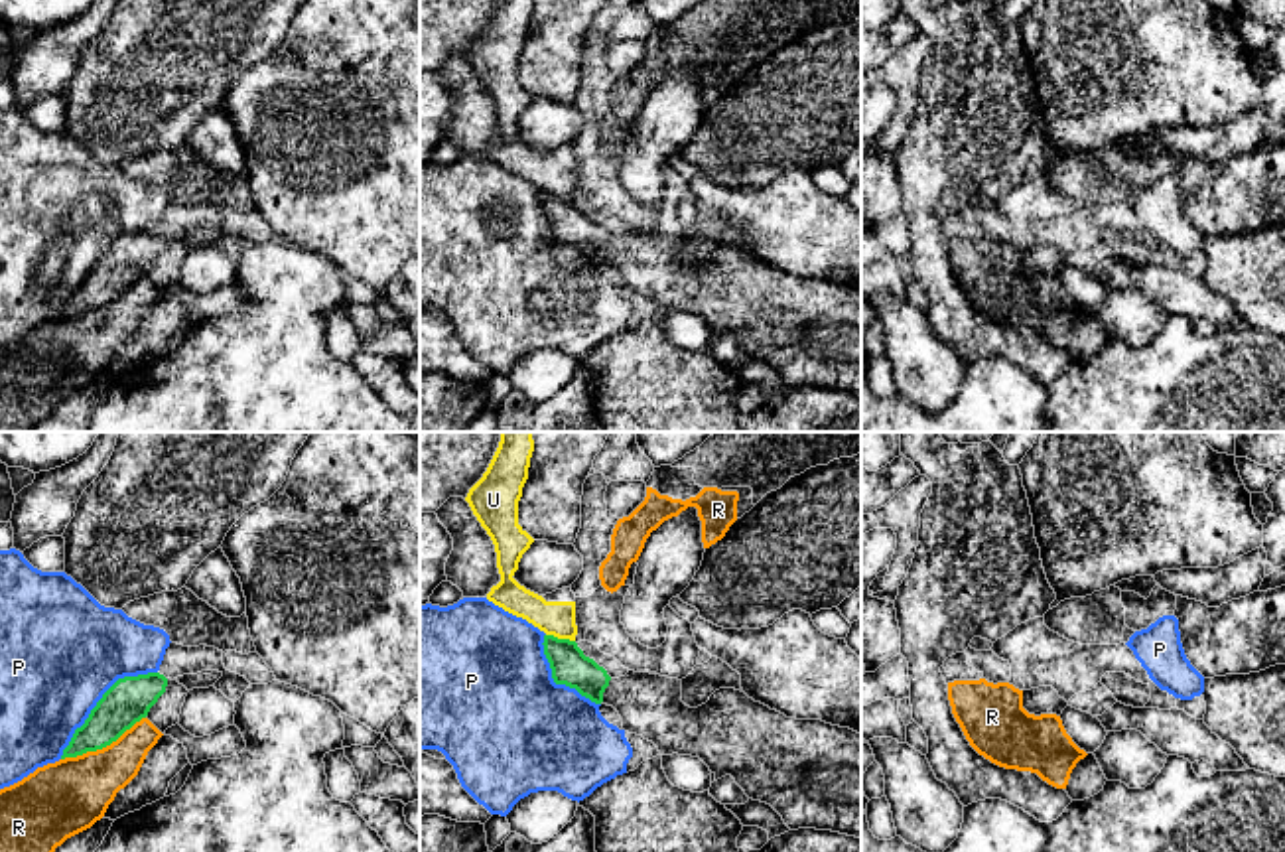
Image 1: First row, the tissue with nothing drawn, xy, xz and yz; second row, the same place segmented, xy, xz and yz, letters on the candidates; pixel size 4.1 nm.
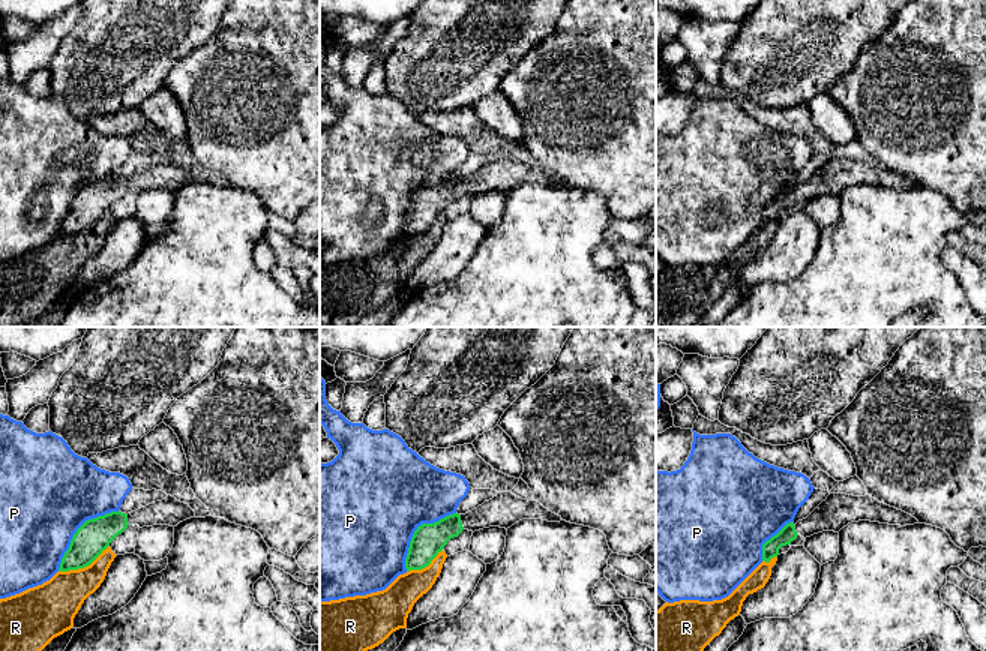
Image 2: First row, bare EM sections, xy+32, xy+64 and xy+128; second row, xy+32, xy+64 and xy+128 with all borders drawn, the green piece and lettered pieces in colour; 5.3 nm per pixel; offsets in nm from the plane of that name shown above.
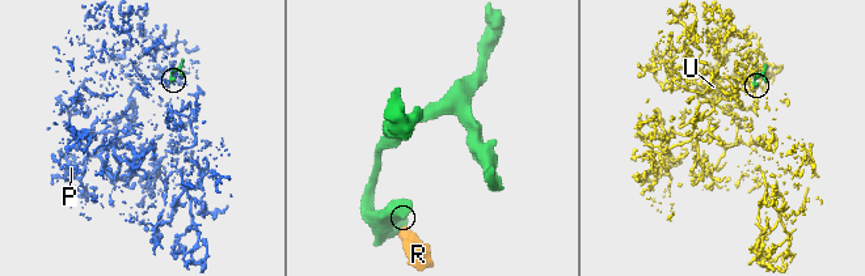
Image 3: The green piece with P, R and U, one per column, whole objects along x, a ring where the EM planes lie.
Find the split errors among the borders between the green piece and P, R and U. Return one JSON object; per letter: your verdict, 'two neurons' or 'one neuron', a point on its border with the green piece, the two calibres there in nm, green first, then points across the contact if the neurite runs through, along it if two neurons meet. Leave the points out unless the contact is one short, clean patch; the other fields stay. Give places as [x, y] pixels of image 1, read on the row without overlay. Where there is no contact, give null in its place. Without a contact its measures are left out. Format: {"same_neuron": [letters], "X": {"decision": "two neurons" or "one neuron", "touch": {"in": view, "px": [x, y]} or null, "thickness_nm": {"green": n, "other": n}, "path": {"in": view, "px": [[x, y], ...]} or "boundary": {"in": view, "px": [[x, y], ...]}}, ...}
{"same_neuron": [], "P": {"decision": "two neurons", "touch": {"in": "xy", "px": [99, 259]}, "thickness_nm": {"green": 180, "other": 480}}, "R": {"decision": "two neurons", "touch": {"in": "xy", "px": [103, 304]}, "thickness_nm": {"green": 180, "other": 300}}, "U": {"decision": "two neurons", "touch": {"in": "xz", "px": [560, 198]}, "thickness_nm": {"green": 150, "other": 140}, "boundary": {"in": "xz", "px": [[546, 192], [574, 200]]}}}

